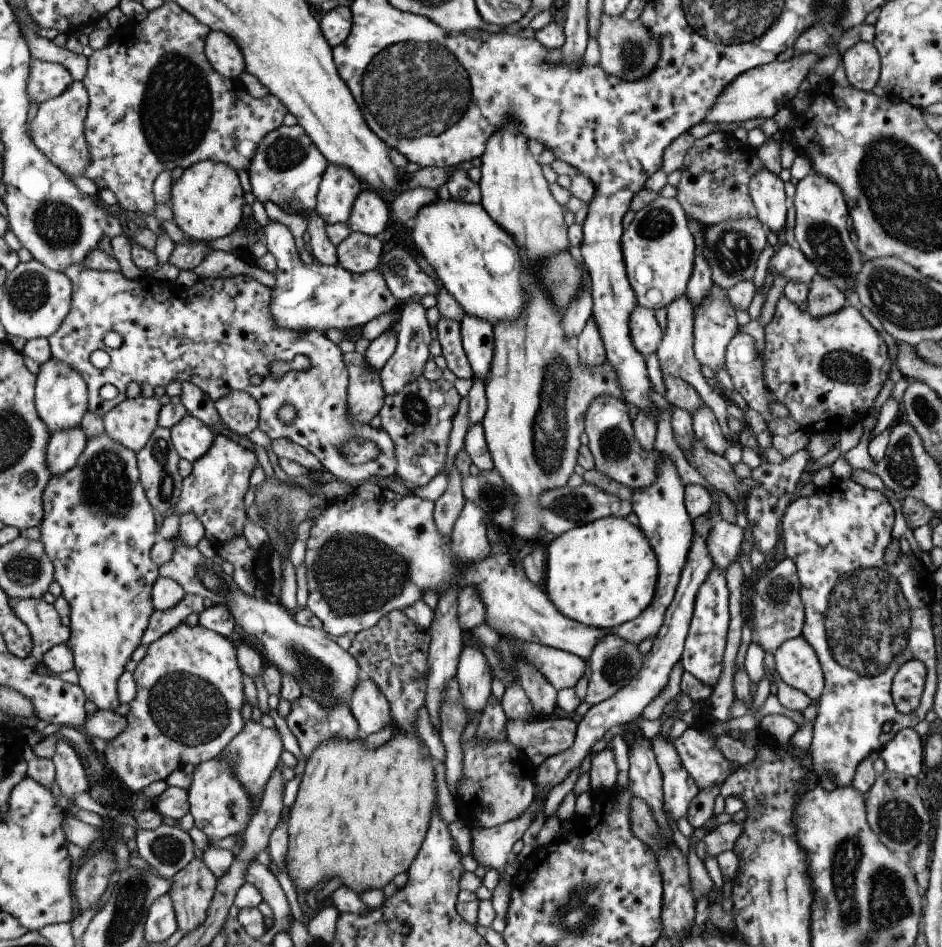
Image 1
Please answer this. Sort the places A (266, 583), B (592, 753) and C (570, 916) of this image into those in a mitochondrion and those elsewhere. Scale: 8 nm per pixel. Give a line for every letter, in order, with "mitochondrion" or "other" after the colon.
A: other
B: other
C: mitochondrion

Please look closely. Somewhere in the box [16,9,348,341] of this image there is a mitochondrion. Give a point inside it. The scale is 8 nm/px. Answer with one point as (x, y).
(175, 106)

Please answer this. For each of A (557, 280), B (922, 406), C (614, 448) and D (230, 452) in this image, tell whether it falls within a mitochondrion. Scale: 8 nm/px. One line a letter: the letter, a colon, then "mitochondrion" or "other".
A: mitochondrion
B: mitochondrion
C: mitochondrion
D: other

